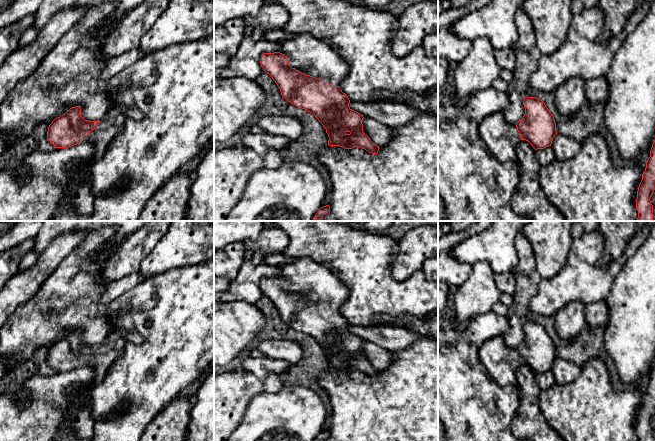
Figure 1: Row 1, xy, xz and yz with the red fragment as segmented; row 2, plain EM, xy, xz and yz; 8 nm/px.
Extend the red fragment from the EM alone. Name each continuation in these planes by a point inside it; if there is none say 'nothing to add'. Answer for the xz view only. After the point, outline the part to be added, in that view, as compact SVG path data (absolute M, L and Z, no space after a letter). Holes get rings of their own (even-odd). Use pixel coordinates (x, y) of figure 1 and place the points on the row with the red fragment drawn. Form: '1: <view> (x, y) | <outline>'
1: xz (307, 54) | M309 33L294 34L288 41L280 41L280 53L284 54L292 68L339 86L346 78L348 66L338 53L324 41Z

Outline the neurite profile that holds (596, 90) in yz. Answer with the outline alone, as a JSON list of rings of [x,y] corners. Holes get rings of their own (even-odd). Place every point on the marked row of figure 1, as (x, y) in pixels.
[[[605,76],[585,81],[585,96],[590,103],[605,102],[608,98],[608,81]]]

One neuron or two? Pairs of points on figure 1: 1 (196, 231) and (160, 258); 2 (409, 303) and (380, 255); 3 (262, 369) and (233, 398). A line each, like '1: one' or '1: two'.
1: one
2: one
3: two

